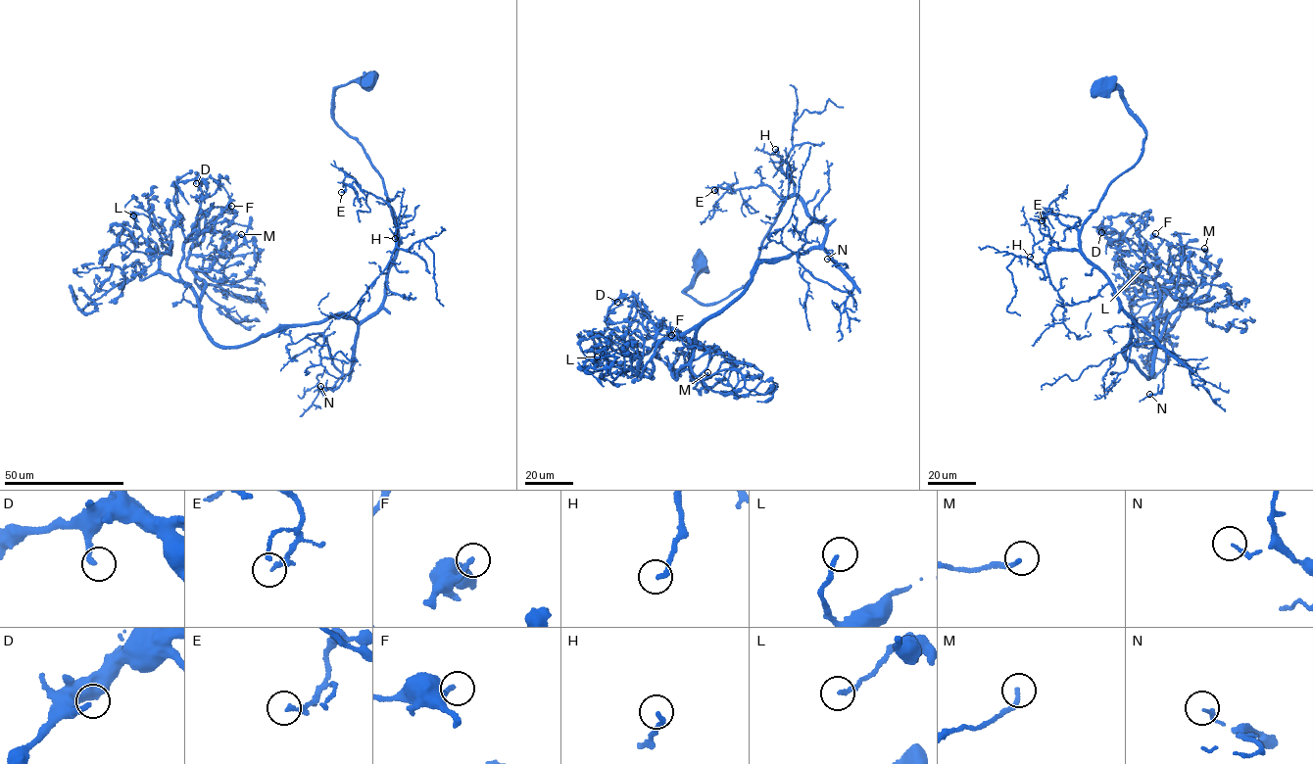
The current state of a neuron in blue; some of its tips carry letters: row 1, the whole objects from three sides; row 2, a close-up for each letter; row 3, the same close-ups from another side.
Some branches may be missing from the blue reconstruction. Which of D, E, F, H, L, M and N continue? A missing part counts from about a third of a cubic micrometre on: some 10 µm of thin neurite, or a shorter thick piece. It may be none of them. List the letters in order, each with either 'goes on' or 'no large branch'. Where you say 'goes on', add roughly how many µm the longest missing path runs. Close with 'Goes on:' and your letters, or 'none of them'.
D: no large branch
E: no large branch
F: no large branch
H: goes on; about 30 µm are missing
L: no large branch
M: no large branch
N: no large branch
Goes on: H

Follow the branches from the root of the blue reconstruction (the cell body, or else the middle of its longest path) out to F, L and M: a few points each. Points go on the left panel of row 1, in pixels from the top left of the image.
F: (369, 81), (339, 87), (331, 110), (395, 218), (377, 310), (214, 341), (186, 263), (205, 211), (231, 206)
L: (369, 81), (331, 110), (398, 230), (366, 317), (221, 346), (194, 290), (158, 271), (160, 226), (133, 215)
M: (369, 81), (331, 110), (395, 218), (382, 305), (221, 346), (194, 270), (219, 280), (222, 236), (241, 234)

